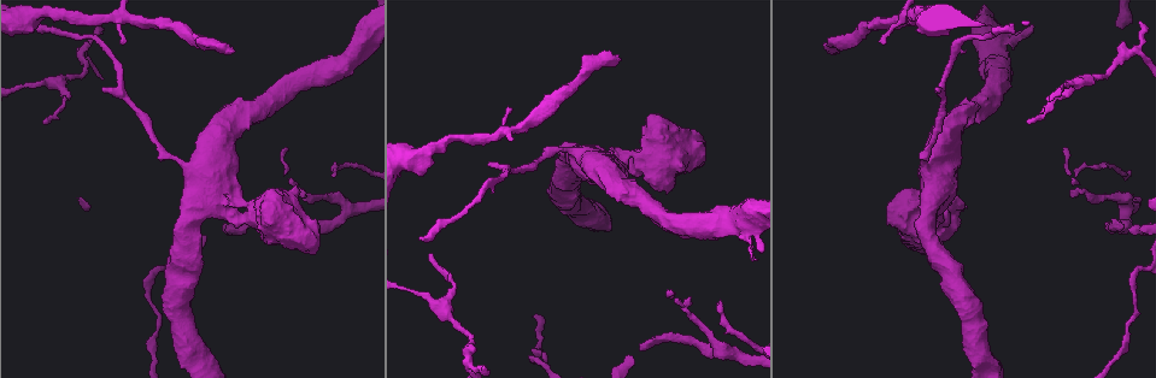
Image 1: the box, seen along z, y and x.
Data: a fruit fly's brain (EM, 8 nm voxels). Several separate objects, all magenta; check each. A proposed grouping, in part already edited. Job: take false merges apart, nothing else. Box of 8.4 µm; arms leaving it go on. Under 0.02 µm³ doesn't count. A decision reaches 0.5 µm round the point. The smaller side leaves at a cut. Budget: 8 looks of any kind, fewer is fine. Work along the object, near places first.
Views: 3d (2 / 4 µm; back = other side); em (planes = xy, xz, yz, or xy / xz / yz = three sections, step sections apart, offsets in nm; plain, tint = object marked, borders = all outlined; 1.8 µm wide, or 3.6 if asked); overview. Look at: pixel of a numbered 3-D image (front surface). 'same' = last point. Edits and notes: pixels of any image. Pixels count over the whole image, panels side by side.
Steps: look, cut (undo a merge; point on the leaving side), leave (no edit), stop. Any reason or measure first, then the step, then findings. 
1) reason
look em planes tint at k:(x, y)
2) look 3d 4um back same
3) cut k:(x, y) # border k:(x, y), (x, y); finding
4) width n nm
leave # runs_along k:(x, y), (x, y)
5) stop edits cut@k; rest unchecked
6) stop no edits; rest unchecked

two arms in line, one across
look em 3.6um planes plain at 1:(347, 213)

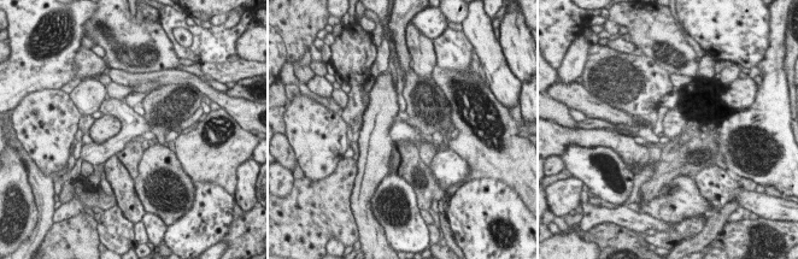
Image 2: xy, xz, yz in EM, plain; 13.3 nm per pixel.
see the neighbours
look em 3.6um planes borders same

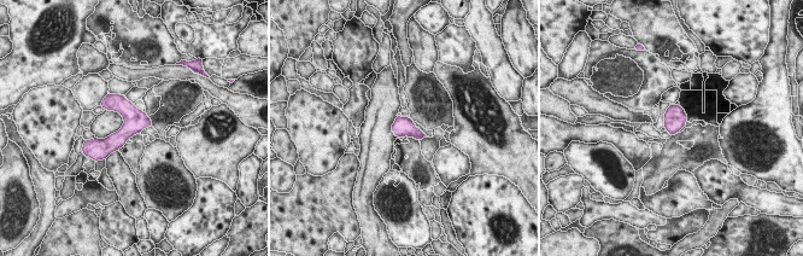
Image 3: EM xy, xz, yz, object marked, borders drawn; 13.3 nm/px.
leave # one neuron here

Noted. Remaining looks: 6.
sudden change in width
look 3d 4um at 1:(297, 231)

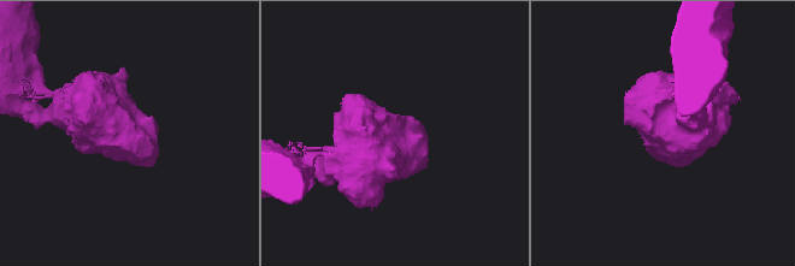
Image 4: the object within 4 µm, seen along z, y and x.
need the tissue
look em planes tint at 4:(394, 141)

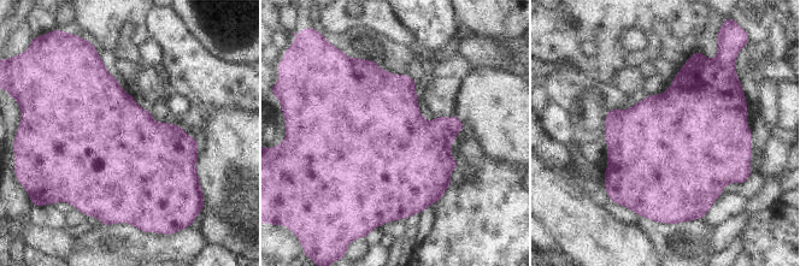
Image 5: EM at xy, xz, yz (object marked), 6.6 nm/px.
width 750 nm
leave # one neuron here

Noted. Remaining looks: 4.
thin neck
look 3d 4um at 1:(440, 304)

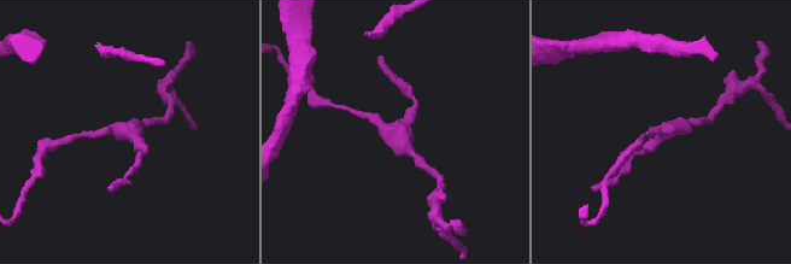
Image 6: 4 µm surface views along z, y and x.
shape alone is not enough
look em yz step 16 tint at 6:(124, 126)

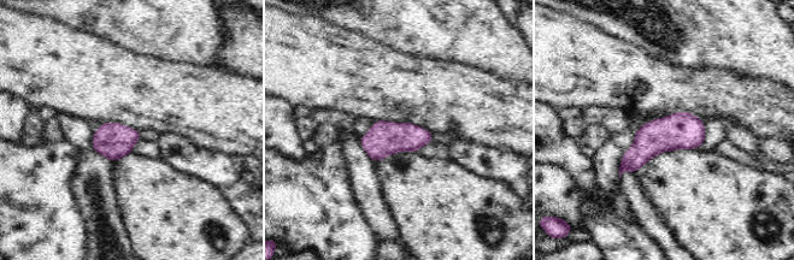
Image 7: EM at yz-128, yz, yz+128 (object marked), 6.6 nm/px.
look em planes tint same

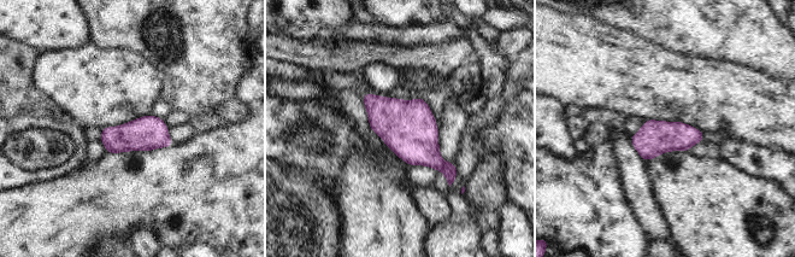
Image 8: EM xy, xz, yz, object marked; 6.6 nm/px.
width 220 nm
leave # one neuron here

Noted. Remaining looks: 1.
stop no edits; rest unchecked

